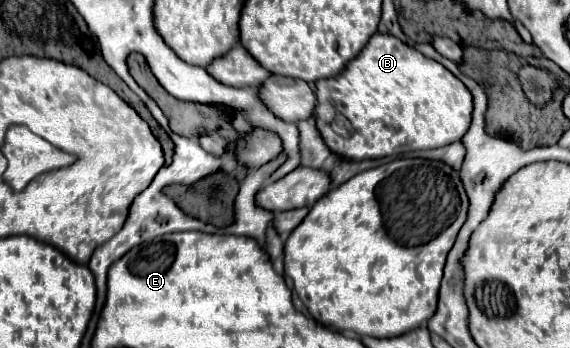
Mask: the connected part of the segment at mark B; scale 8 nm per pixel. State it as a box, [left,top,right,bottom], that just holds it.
[314,33,472,161]

